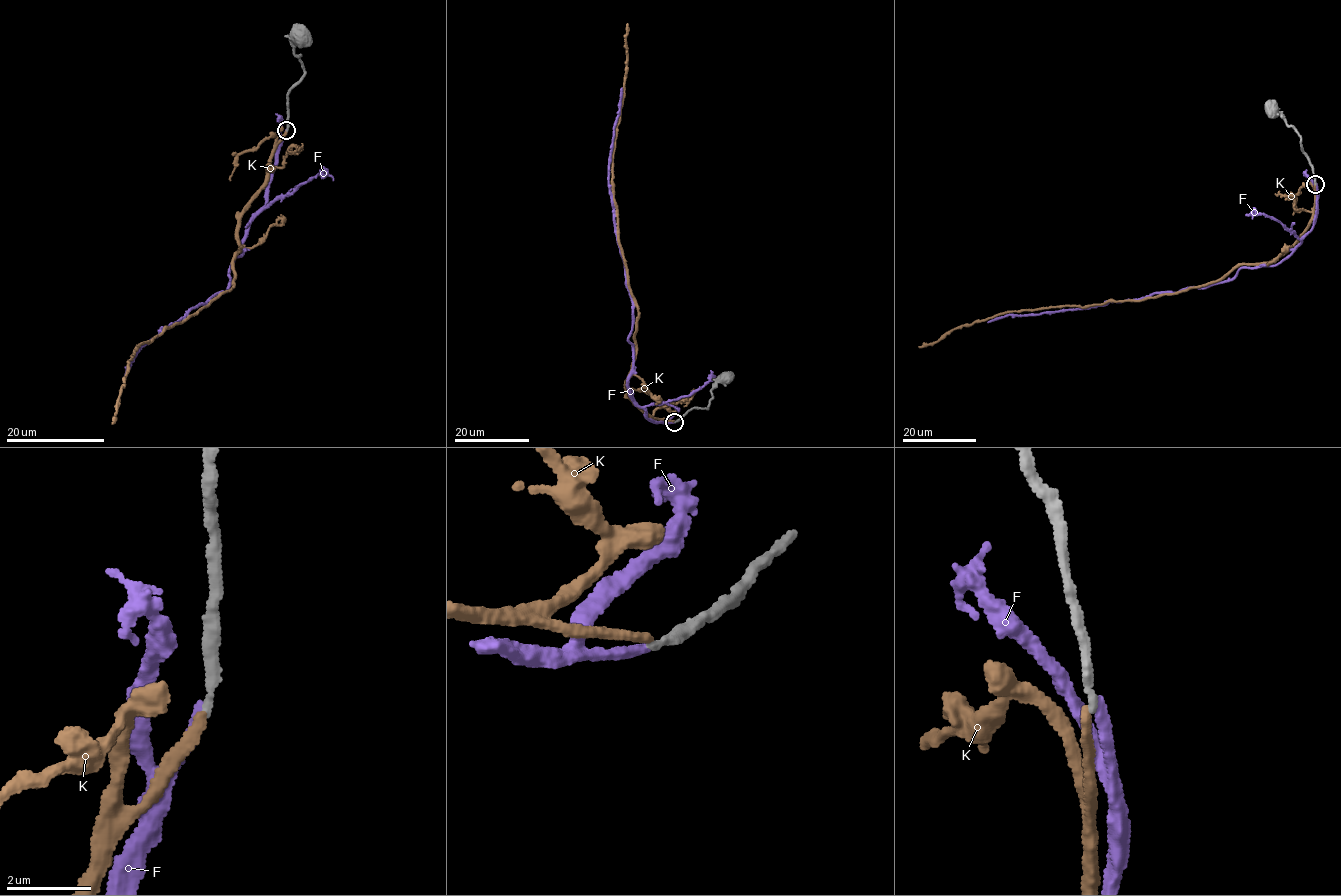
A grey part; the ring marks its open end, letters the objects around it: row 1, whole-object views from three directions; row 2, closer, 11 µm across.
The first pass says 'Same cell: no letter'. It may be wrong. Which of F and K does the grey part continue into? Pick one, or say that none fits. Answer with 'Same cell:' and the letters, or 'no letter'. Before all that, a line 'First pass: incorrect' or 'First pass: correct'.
First pass: incorrect
Same cell: F

